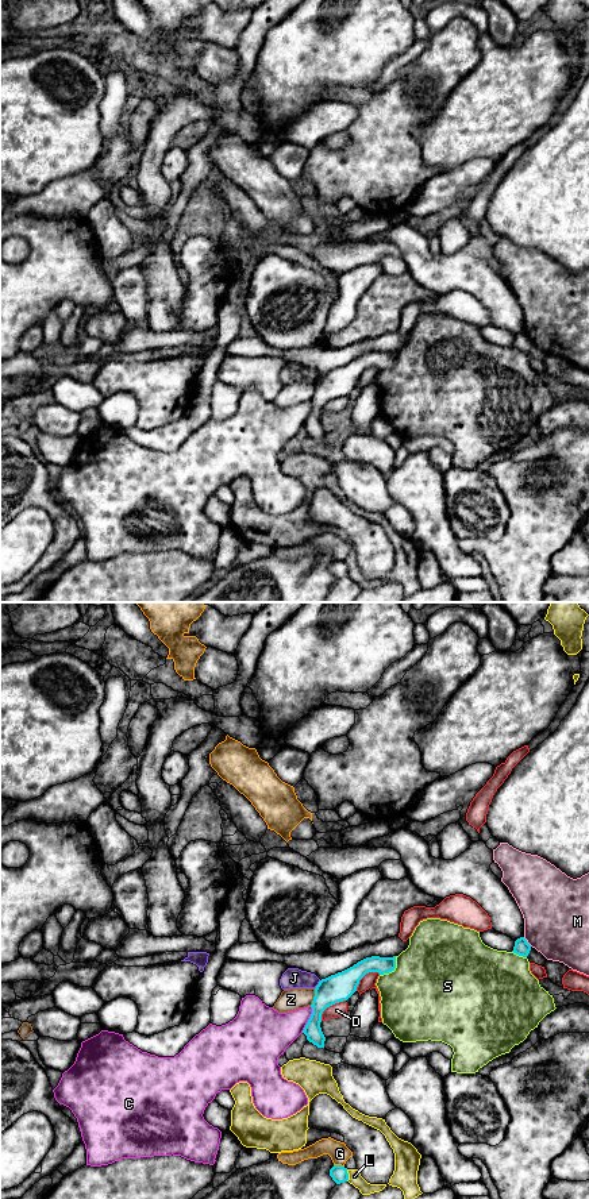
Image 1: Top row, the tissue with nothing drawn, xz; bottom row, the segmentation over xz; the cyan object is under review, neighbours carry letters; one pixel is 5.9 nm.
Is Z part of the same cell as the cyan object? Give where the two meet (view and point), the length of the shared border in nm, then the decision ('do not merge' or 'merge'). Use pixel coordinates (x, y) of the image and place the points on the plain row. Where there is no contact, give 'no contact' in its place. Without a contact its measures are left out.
xz (314, 392) | 110 nm | do not merge

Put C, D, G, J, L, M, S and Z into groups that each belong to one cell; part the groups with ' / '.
C / D / G / J / L / M / S / Z

